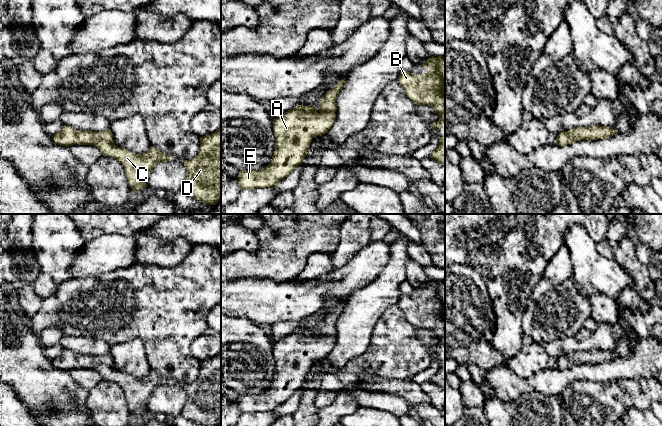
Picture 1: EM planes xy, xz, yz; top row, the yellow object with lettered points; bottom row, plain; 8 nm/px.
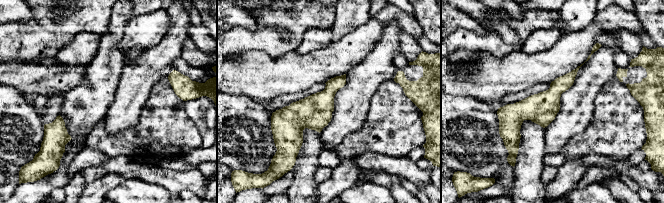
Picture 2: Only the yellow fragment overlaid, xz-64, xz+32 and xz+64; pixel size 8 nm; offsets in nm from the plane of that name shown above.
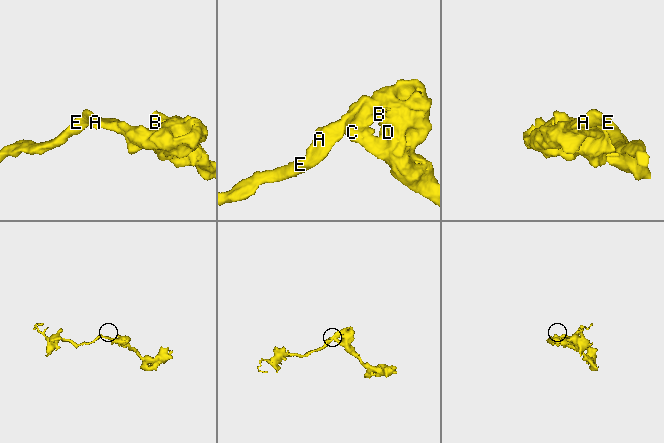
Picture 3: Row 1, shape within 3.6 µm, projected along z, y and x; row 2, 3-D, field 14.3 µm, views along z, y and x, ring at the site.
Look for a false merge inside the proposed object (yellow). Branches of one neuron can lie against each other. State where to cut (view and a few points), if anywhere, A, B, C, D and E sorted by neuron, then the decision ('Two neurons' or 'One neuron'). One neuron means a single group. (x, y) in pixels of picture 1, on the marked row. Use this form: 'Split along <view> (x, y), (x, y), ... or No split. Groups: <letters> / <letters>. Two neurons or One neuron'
No split. Groups: A B C D E. One neuron

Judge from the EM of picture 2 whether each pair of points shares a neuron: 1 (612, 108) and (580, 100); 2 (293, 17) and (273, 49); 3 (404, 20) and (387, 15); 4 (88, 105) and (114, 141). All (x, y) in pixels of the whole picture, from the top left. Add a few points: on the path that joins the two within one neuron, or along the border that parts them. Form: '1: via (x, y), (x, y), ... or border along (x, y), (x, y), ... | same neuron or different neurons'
1: border along (606, 83), (594, 100), (593, 118), (587, 126) | different neurons
2: via (284, 23), (273, 34), (273, 40) | same neuron
3: via (400, 16), (391, 15) | same neuron
4: border along (104, 116), (92, 126) | different neurons

